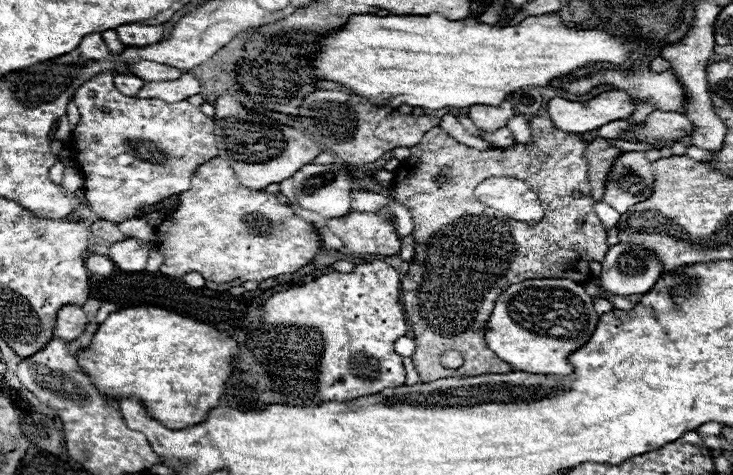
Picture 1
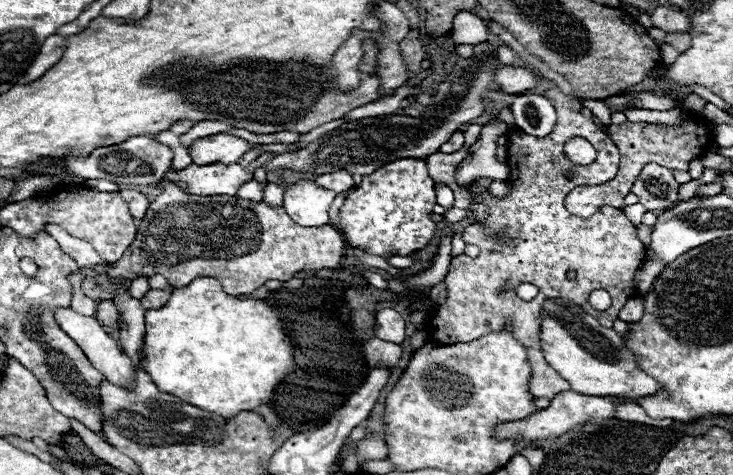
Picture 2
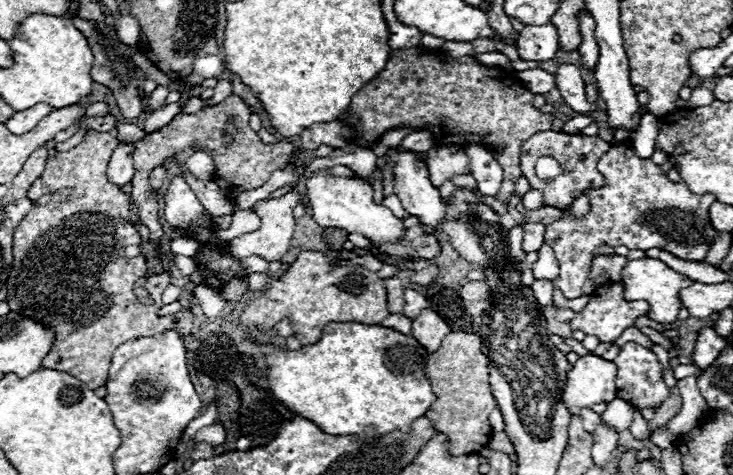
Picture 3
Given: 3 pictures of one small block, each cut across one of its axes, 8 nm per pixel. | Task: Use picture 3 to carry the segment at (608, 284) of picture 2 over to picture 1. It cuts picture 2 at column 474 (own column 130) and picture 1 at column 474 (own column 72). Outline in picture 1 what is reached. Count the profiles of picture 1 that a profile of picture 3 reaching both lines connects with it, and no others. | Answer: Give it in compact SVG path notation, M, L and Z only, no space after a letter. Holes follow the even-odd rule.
M542 112L534 116L530 122L532 140L530 144L514 142L508 148L492 146L488 150L474 150L456 142L450 134L446 134L440 126L428 130L420 144L412 146L412 156L402 160L396 178L392 184L392 196L400 204L404 202L412 212L414 220L414 240L416 240L416 254L408 274L402 280L402 304L406 310L406 318L414 332L416 352L412 356L414 366L424 382L440 380L440 378L464 378L464 376L480 376L480 374L506 374L514 368L500 360L492 350L488 350L484 340L484 328L492 314L496 298L510 286L528 278L568 278L578 284L586 284L590 274L590 262L602 262L608 252L606 234L608 230L600 222L594 212L594 200L590 194L588 184L588 160L584 150L588 140L584 134L572 136L568 132L560 132L554 128L550 114ZM444 174L446 184L438 186L436 176ZM504 176L504 178L518 178L524 180L540 198L544 208L544 220L538 224L526 222L512 222L504 220L500 212L482 206L476 200L474 190L486 178ZM572 190L580 190L580 198L572 198ZM578 218L584 218L584 224L578 224ZM444 350L458 350L464 356L464 366L458 370L448 370L440 364L440 352Z

